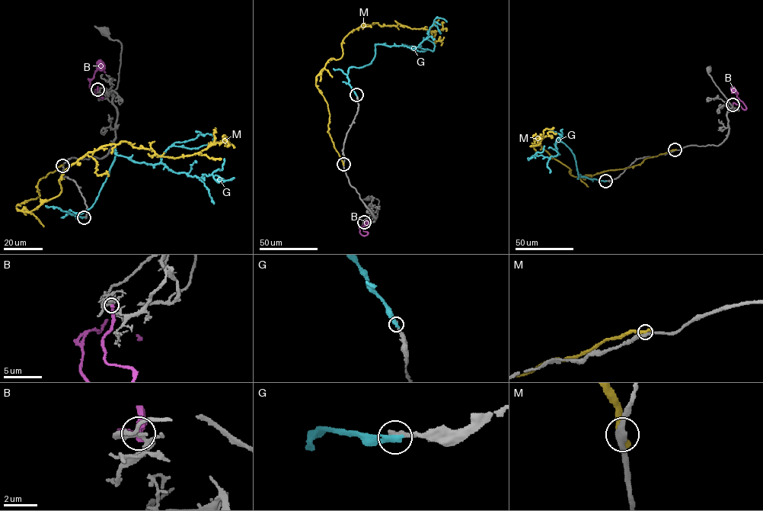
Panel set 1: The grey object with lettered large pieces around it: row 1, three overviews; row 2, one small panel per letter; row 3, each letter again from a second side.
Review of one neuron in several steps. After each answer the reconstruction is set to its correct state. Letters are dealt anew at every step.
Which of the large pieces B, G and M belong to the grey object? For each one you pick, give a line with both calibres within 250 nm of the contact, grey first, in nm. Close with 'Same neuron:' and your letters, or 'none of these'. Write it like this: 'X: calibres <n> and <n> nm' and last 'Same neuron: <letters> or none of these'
Same neuron: none of these

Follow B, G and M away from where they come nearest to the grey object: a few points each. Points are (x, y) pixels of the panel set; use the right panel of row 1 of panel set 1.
B: (732, 104), (734, 102), (745, 109), (735, 91), (738, 94)
G: (605, 181), (577, 178), (575, 158), (560, 141), (555, 143), (560, 154), (532, 157)
M: (675, 149), (578, 178), (541, 146), (537, 135), (534, 143), (539, 145), (552, 136), (548, 132), (556, 133)

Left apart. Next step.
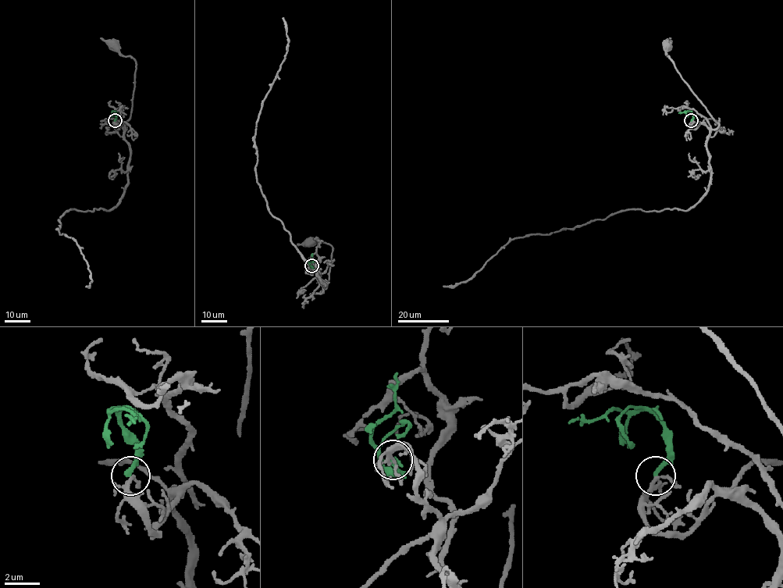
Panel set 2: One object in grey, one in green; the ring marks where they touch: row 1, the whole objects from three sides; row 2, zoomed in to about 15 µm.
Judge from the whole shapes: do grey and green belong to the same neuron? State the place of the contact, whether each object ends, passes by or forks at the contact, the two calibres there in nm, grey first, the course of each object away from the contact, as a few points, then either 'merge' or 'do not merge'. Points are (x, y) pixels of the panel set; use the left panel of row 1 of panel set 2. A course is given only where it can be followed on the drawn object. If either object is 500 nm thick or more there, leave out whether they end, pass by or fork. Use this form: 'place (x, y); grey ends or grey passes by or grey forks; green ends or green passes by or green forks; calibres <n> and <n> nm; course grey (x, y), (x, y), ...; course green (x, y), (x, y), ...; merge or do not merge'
place (115, 120); grey forks; green ends; calibres 160 and 240 nm; course grey (115, 121), (118, 129), (121, 123), (126, 128), (136, 62), (123, 56), (113, 44); course green (115, 121), (113, 111), (115, 112); do not merge

